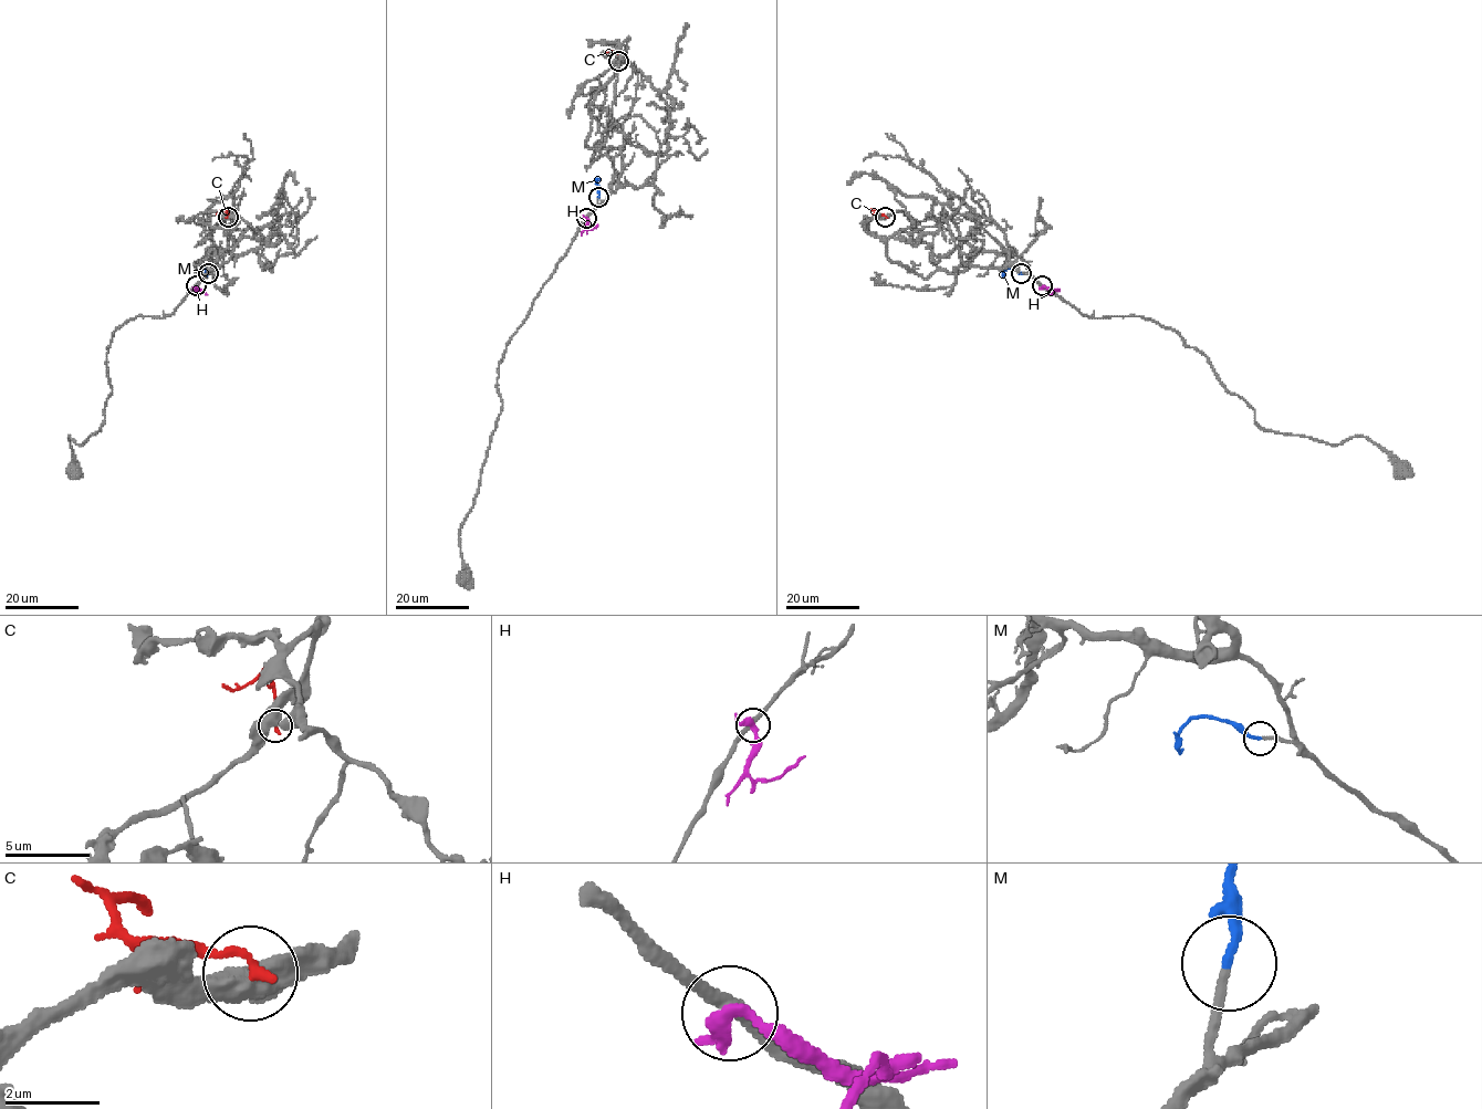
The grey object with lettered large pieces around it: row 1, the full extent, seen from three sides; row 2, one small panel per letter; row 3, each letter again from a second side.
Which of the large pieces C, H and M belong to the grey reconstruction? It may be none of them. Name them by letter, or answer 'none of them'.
M

